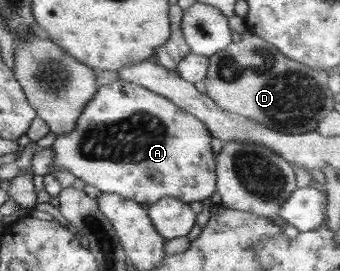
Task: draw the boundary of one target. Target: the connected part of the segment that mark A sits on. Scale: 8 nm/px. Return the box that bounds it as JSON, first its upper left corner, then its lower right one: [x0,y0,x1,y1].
[49,78,217,205]

